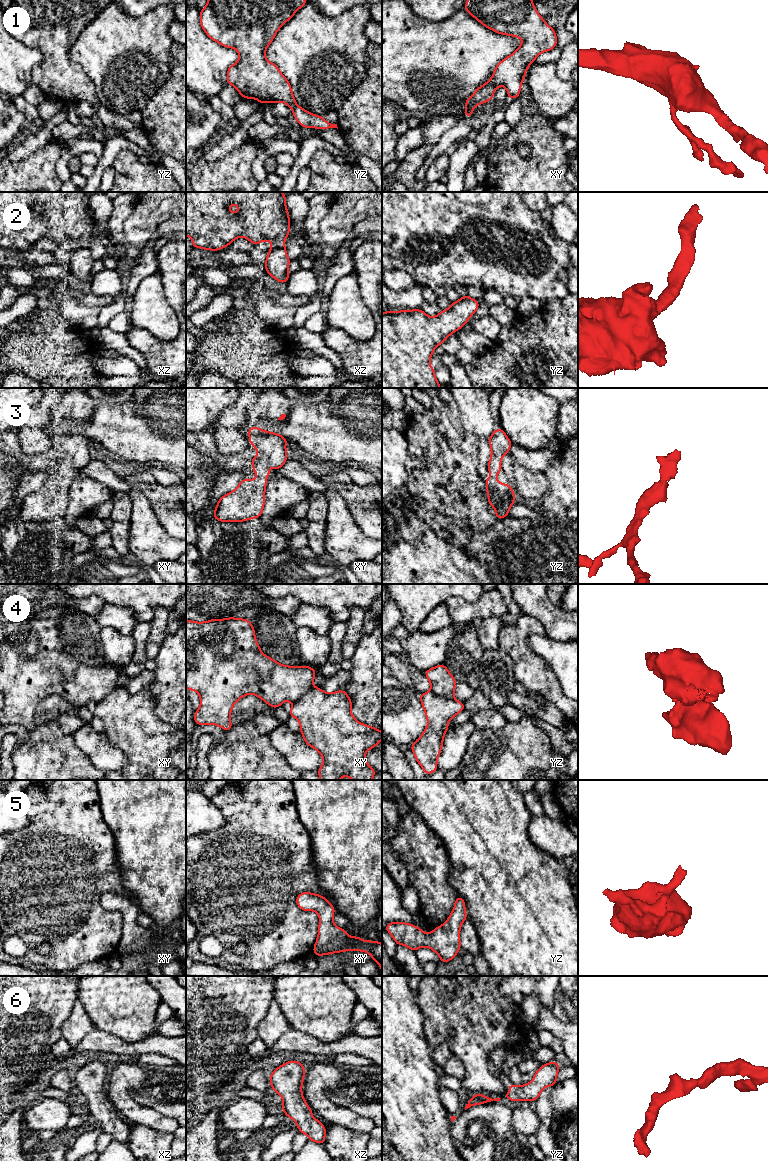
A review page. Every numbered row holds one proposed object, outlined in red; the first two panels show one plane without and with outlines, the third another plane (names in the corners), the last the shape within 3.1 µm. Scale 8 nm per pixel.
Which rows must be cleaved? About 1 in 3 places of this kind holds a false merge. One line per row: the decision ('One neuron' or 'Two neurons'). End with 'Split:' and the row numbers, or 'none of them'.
1: Two neurons
2: One neuron
3: One neuron
4: Two neurons
5: One neuron
6: One neuron
Split: 1, 4

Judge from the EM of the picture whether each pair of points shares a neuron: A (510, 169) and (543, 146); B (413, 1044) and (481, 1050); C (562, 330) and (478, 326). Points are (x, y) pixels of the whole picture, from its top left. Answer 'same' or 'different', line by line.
A: same
B: different
C: different

